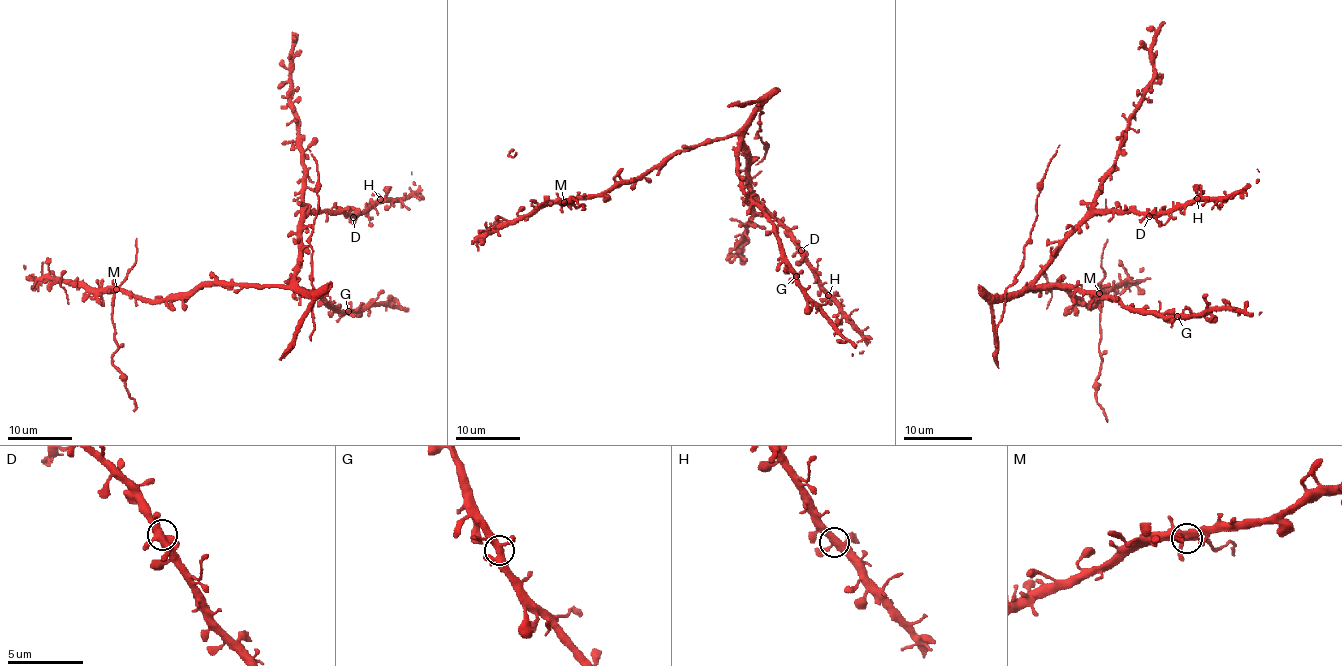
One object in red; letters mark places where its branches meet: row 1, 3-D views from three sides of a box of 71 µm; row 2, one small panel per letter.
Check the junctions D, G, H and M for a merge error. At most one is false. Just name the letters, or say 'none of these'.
M

